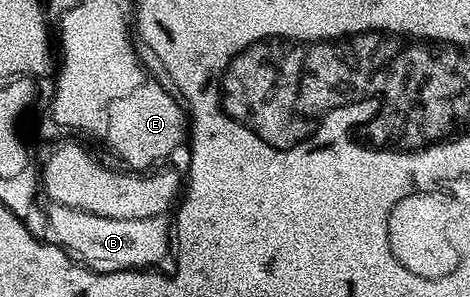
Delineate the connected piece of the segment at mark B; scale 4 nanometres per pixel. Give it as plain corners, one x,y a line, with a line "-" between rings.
49,201
46,206
51,227
57,236
57,243
77,263
86,264
93,274
113,274
119,270
151,271
155,268
161,274
169,276
178,269
178,254
174,249
173,239
170,237
170,222
164,214
148,216
146,219
110,219
106,216
95,215
94,212
80,211
78,208
67,207

